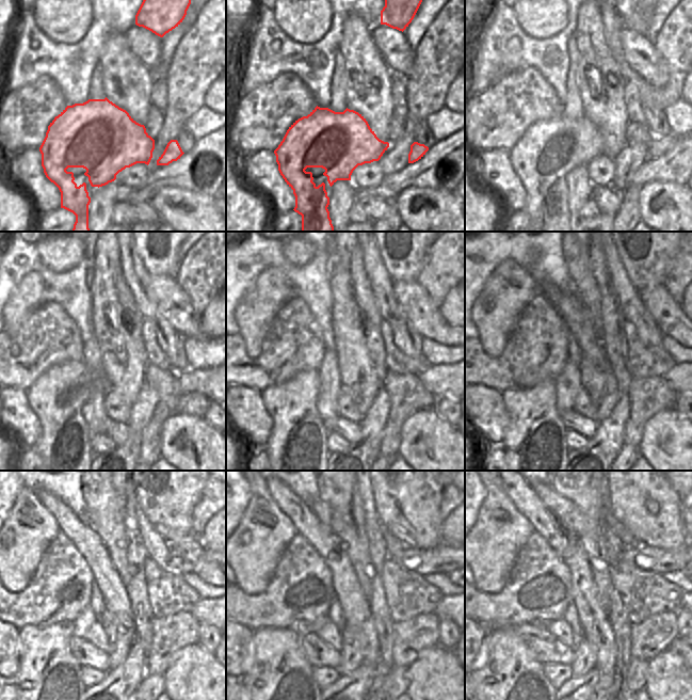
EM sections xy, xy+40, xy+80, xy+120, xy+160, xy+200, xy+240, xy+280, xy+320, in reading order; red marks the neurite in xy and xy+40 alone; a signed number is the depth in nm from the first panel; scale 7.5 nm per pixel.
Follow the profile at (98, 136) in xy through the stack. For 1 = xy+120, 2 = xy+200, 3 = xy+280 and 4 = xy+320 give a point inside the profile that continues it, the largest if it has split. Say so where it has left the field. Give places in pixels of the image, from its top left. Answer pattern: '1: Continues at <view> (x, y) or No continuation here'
1: Continues at xy+120 (68, 384)
2: Continues at xy+200 (533, 409)
3: Continues at xy+280 (285, 645)
4: Continues at xy+320 (538, 684)

